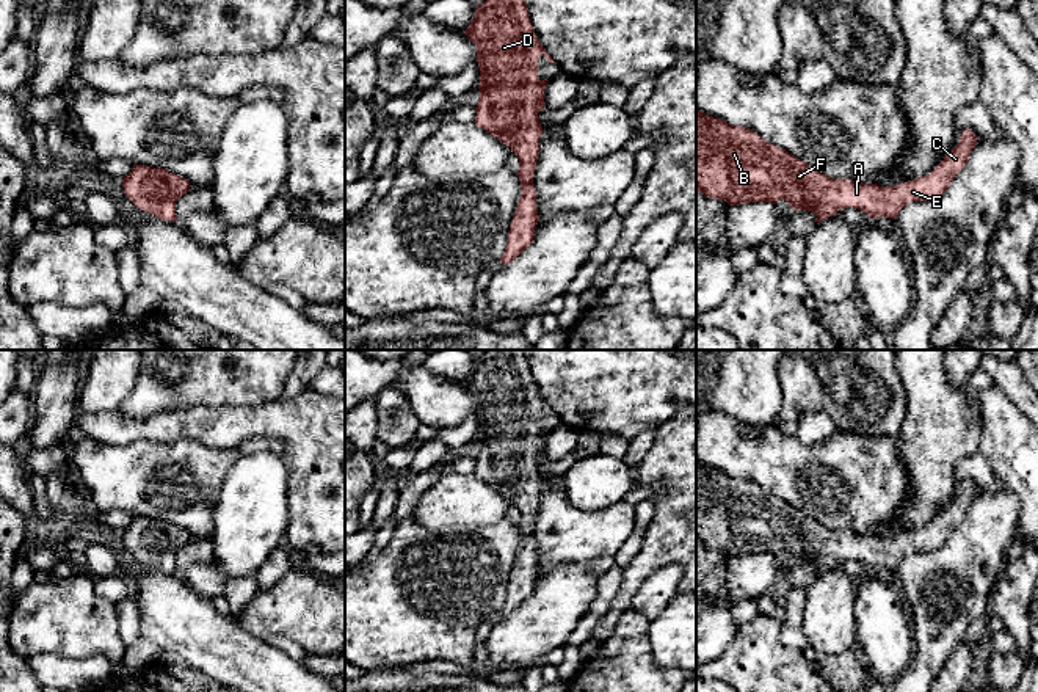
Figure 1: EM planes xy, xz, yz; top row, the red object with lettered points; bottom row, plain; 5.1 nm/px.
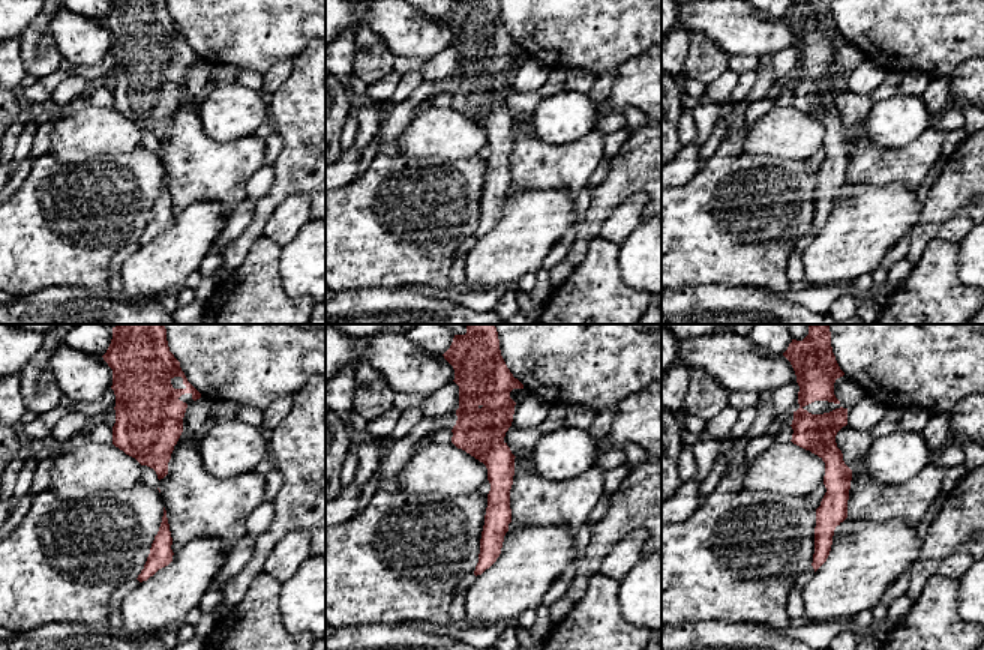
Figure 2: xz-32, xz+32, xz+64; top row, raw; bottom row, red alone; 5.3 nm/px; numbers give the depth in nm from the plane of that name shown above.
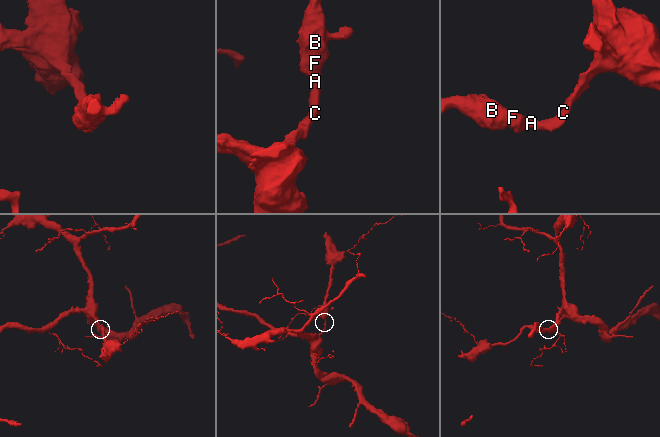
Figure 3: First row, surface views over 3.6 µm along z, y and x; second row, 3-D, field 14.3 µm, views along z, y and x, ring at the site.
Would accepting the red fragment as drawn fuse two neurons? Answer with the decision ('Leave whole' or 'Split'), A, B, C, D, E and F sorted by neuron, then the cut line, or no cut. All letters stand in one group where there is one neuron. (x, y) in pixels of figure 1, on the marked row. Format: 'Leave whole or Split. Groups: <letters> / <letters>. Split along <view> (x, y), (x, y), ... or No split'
Leave whole. Groups: A B C D E F. No split

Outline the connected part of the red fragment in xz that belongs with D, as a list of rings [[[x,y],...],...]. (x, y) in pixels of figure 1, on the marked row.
[[[486,0],[475,9],[474,20],[466,28],[466,36],[475,44],[475,61],[480,67],[480,100],[475,107],[475,124],[489,135],[511,148],[519,158],[521,199],[510,224],[508,242],[500,259],[503,265],[528,248],[539,221],[536,210],[536,190],[533,174],[539,154],[543,127],[538,113],[544,107],[544,93],[549,80],[539,80],[538,60],[541,55],[555,63],[532,27],[525,0]]]

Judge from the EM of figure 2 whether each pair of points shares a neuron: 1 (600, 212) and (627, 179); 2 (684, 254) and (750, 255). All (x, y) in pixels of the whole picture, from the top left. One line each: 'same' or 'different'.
1: same
2: same

